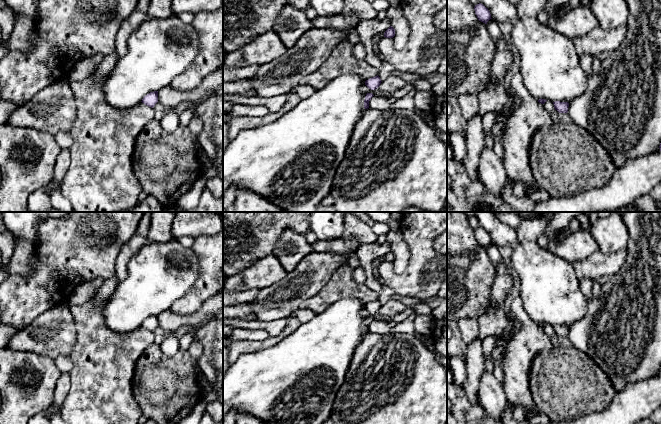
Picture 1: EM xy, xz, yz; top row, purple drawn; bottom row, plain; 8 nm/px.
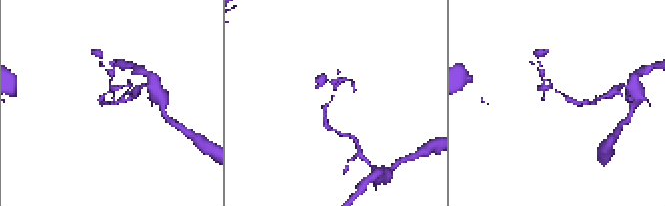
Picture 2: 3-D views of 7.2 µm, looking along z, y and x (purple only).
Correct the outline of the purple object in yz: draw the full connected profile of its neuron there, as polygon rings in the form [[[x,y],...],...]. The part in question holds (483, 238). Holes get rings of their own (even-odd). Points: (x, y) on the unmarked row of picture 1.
[[[479,227],[475,229],[474,234],[479,245],[487,248],[487,246],[492,243],[490,235],[483,228]]]

